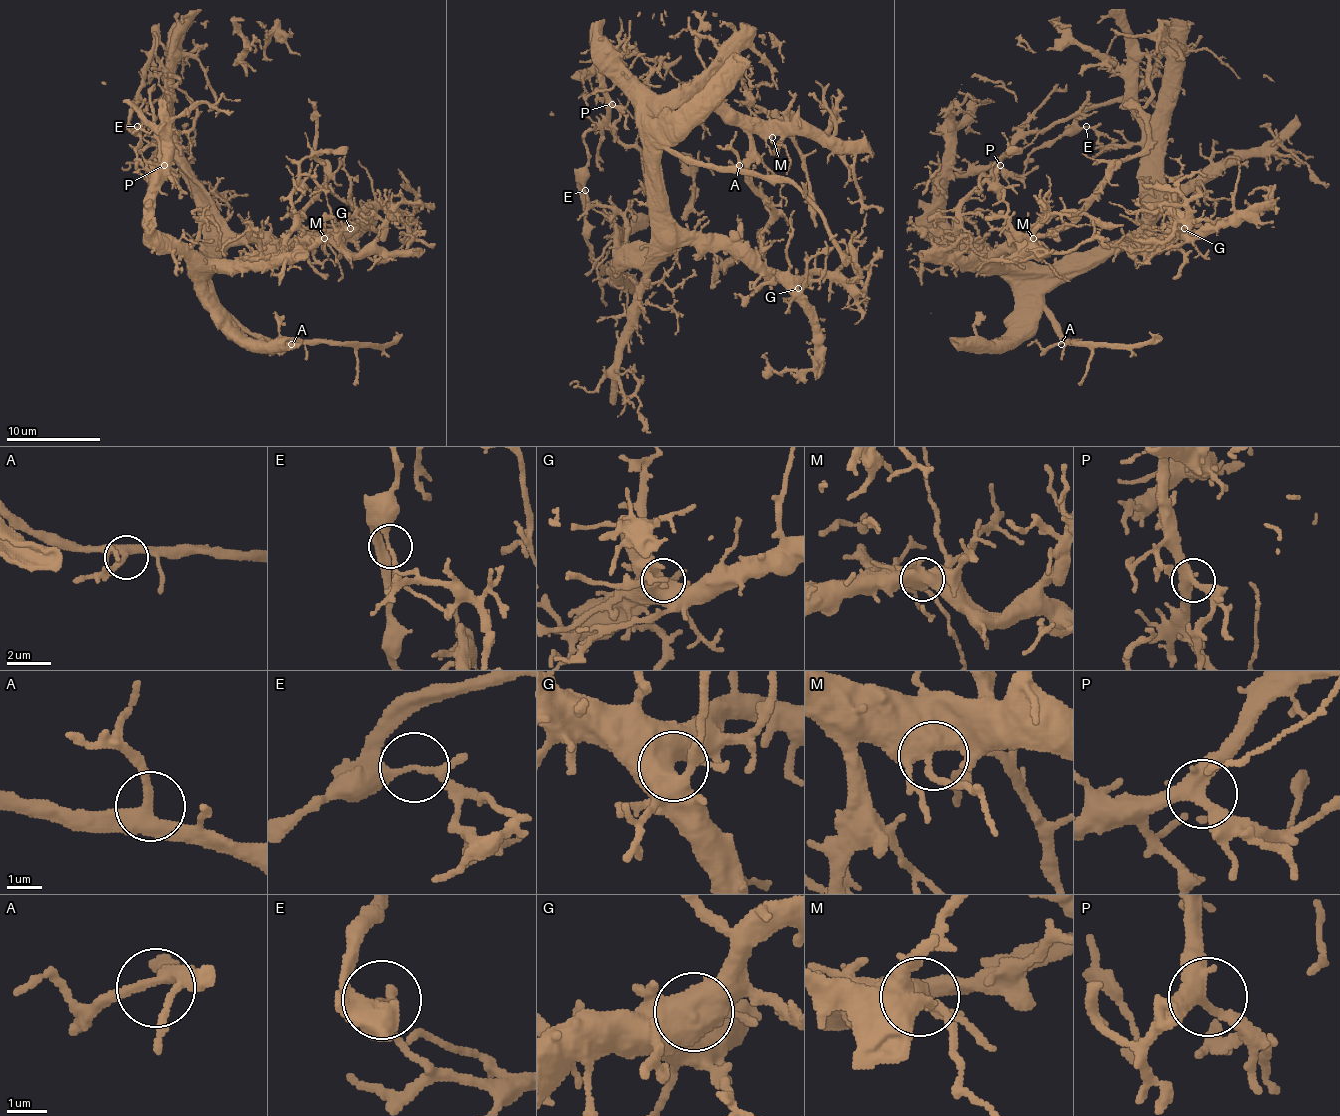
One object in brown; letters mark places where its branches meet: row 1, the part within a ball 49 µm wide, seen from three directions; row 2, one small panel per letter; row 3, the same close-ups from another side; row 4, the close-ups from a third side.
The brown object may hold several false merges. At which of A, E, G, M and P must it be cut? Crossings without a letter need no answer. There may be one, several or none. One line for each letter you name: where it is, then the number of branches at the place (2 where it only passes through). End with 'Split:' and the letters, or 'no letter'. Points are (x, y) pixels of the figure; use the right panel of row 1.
E: at (1086, 126); 3 branches meet
Split: E

